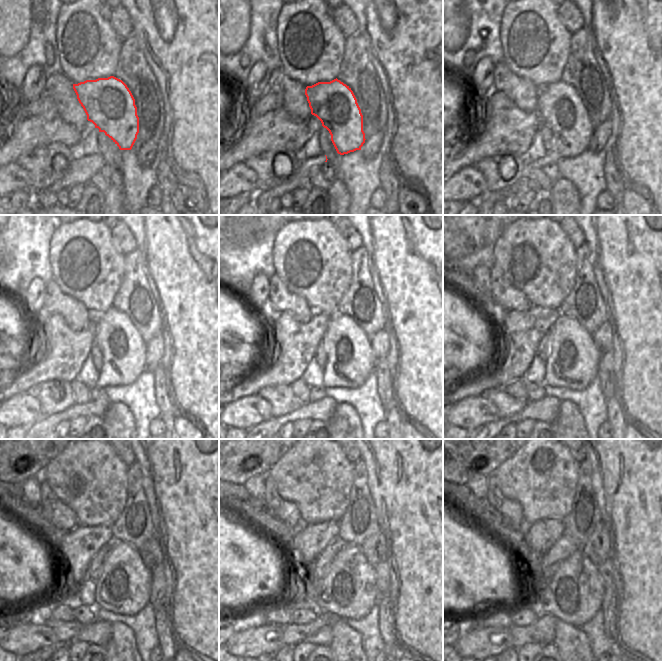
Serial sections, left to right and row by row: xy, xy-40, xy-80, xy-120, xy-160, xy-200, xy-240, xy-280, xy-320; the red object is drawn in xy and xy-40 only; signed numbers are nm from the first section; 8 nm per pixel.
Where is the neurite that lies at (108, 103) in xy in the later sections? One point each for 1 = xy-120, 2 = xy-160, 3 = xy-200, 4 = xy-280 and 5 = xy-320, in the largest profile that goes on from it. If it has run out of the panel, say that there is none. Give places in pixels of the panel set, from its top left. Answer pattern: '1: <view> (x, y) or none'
1: xy-120 (123, 349)
2: xy-160 (350, 360)
3: xy-200 (573, 360)
4: xy-280 (348, 590)
5: xy-320 (574, 594)

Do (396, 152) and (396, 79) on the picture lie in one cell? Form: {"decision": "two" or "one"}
{"decision": "one"}

